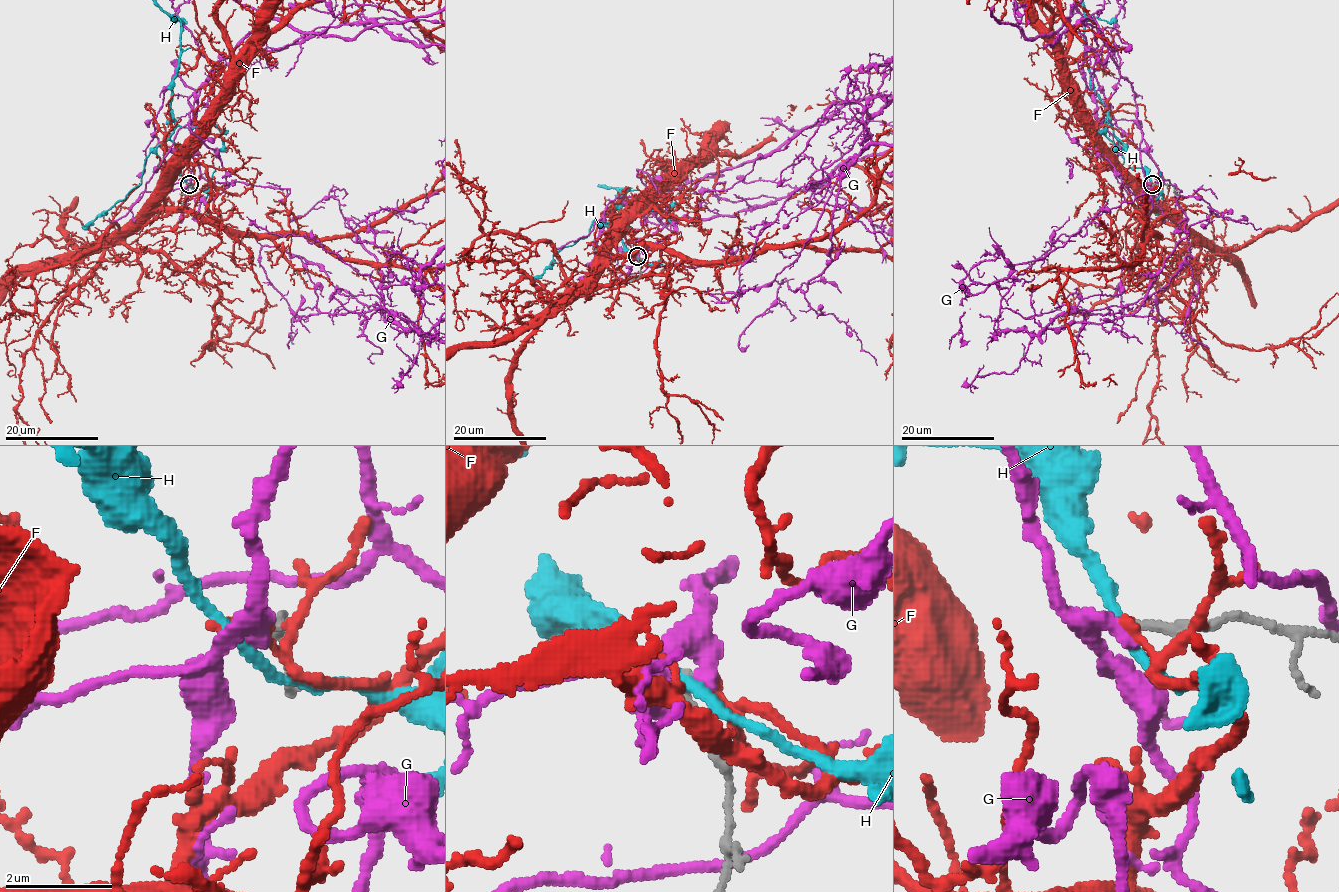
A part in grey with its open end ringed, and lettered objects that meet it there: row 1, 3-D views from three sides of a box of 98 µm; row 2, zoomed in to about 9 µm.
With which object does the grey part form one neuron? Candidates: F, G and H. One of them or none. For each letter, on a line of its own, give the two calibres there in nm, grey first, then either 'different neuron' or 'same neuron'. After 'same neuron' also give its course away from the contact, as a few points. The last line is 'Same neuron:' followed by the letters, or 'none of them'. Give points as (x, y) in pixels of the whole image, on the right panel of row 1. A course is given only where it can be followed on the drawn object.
F: 200 nm thick on the grey side, 190 nm on the other; different neuron
G: 200 nm thick on the grey side, 320 nm on the other; different neuron
H: 200 nm thick on the grey side, 200 nm on the other; different neuron
Same neuron: none of them

